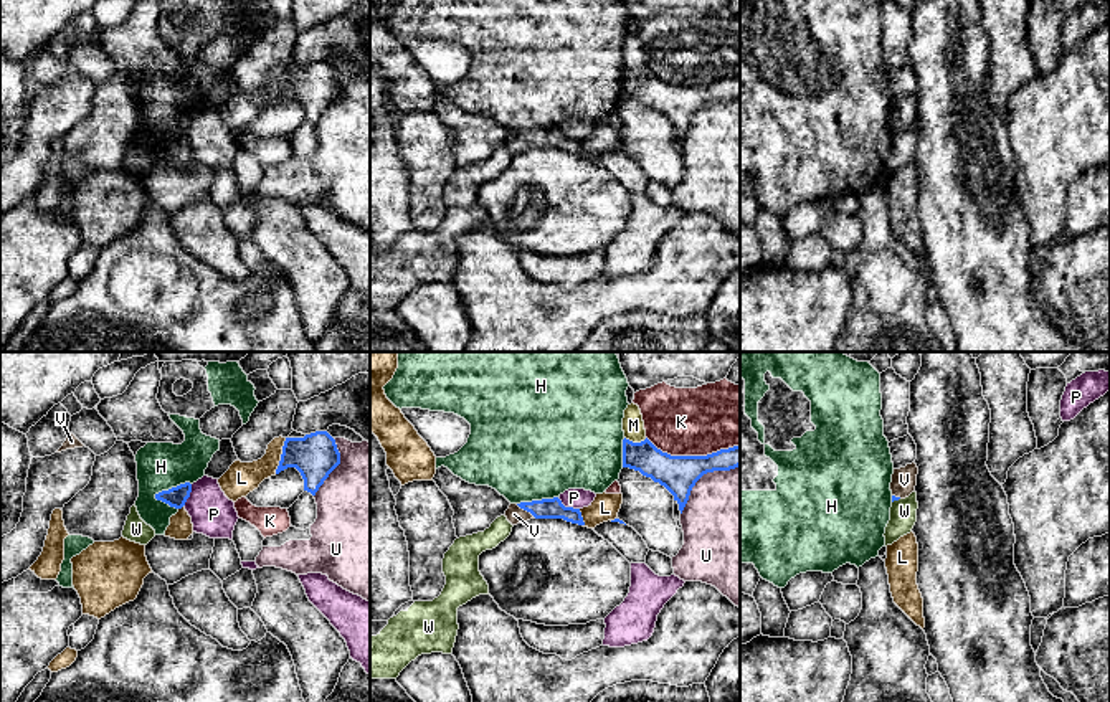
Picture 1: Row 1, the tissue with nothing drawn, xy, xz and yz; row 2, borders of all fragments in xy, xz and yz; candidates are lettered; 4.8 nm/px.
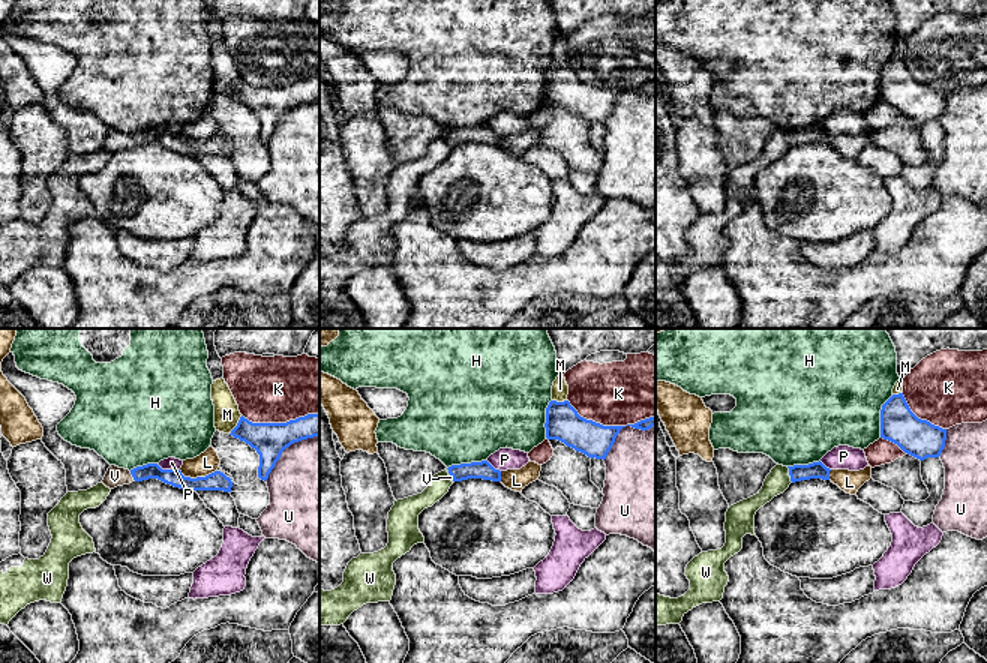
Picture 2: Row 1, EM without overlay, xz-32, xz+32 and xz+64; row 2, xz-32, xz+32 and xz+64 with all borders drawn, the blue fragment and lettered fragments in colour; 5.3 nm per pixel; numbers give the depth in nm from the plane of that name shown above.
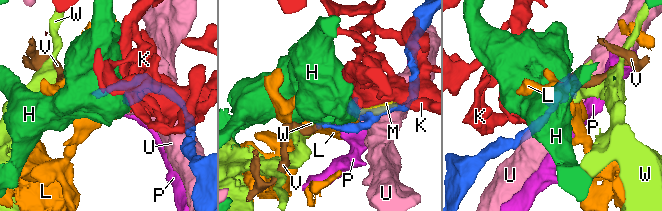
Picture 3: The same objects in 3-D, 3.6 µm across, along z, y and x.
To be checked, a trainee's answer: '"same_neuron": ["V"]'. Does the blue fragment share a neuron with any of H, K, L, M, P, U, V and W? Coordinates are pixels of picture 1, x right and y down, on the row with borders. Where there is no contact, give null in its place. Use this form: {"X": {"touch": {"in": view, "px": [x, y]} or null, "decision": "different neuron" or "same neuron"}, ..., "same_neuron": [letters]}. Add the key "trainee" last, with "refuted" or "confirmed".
{"H": {"touch": {"in": "xy", "px": [172, 488]}, "decision": "different neuron"}, "K": {"touch": {"in": "xz", "px": [692, 456]}, "decision": "different neuron"}, "L": {"touch": {"in": "xy", "px": [281, 456]}, "decision": "different neuron"}, "M": {"touch": {"in": "xz", "px": [636, 443]}, "decision": "different neuron"}, "P": {"touch": {"in": "xz", "px": [569, 507]}, "decision": "different neuron"}, "U": {"touch": {"in": "xz", "px": [701, 476]}, "decision": "different neuron"}, "V": {"touch": {"in": "xz", "px": [526, 509]}, "decision": "same neuron"}, "W": {"touch": {"in": "yz", "px": [896, 499]}, "decision": "different neuron"}, "same_neuron": ["V"], "trainee": "confirmed"}

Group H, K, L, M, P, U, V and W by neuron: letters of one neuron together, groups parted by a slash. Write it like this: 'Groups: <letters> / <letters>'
Groups: H / K / L / M / P / U / V / W

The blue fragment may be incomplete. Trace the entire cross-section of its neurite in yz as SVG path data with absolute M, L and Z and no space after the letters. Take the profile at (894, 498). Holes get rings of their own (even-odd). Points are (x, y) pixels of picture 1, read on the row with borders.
M915 462L907 464L905 467L894 469L890 491L892 491L892 502L899 499L908 497L917 486L917 474L918 467Z

